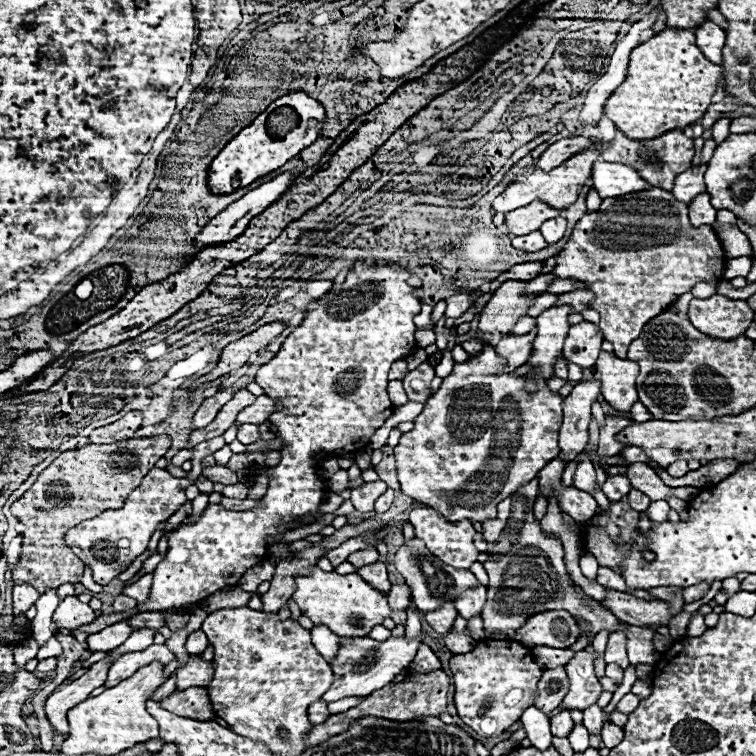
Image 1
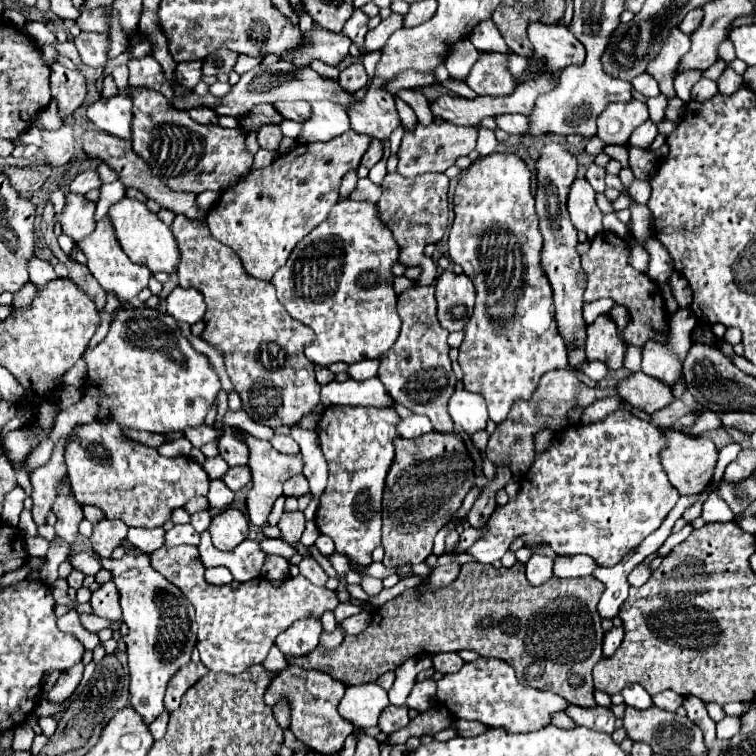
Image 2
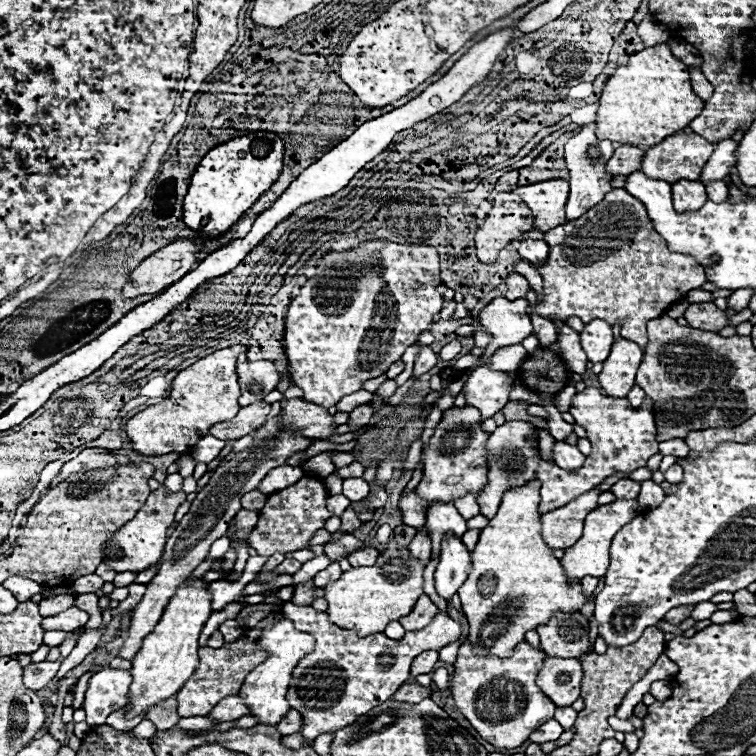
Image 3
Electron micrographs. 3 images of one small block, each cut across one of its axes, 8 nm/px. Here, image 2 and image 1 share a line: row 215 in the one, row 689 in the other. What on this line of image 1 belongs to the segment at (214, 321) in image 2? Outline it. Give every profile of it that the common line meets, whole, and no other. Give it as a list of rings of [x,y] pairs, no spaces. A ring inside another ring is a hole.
[[[192,654],[188,664],[176,670],[178,674],[176,688],[184,690],[186,686],[208,686],[208,682],[212,680],[212,672],[214,672],[214,662],[200,660],[196,654]]]

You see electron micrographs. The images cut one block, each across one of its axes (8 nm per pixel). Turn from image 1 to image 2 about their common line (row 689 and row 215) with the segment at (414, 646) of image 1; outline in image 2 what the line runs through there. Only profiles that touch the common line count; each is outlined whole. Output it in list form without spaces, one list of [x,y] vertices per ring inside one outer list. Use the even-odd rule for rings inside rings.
[[[340,200],[328,220],[324,220],[310,236],[306,236],[290,254],[290,260],[274,274],[272,284],[278,290],[278,300],[288,314],[298,322],[310,326],[316,334],[314,344],[306,348],[308,360],[318,366],[334,362],[362,362],[382,356],[398,338],[400,318],[396,312],[396,292],[392,286],[392,264],[398,262],[400,246],[394,234],[380,218],[378,204],[360,200]]]

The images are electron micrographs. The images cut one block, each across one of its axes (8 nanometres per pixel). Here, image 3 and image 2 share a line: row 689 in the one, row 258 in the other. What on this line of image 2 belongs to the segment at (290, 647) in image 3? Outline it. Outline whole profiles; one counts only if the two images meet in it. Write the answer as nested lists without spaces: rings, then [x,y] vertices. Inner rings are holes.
[[[348,130],[328,142],[314,142],[314,144],[300,144],[296,148],[292,148],[288,154],[278,156],[270,166],[262,168],[262,170],[252,170],[250,176],[246,176],[246,180],[242,180],[242,184],[236,184],[234,188],[228,188],[226,192],[222,192],[218,204],[208,212],[208,228],[212,232],[212,236],[230,246],[242,260],[244,270],[258,278],[258,280],[272,280],[274,272],[286,264],[290,252],[294,250],[294,246],[308,236],[310,230],[314,230],[318,224],[322,224],[326,220],[326,216],[330,214],[330,210],[334,208],[334,204],[338,204],[338,190],[342,184],[342,178],[348,172],[356,172],[360,166],[360,160],[364,156],[364,152],[368,150],[372,138],[358,134],[354,130]]]

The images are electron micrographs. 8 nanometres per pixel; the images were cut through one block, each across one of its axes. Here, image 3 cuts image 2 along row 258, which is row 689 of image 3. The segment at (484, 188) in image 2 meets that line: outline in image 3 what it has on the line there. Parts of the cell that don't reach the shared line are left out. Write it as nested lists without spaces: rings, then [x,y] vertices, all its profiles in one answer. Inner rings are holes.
[[[470,642],[460,646],[450,692],[456,700],[456,708],[488,744],[500,750],[518,748],[538,726],[542,726],[542,722],[548,722],[554,716],[556,706],[534,684],[534,678],[542,668],[542,658],[546,658],[546,654],[526,642],[520,642],[510,658],[476,656],[472,654]]]

